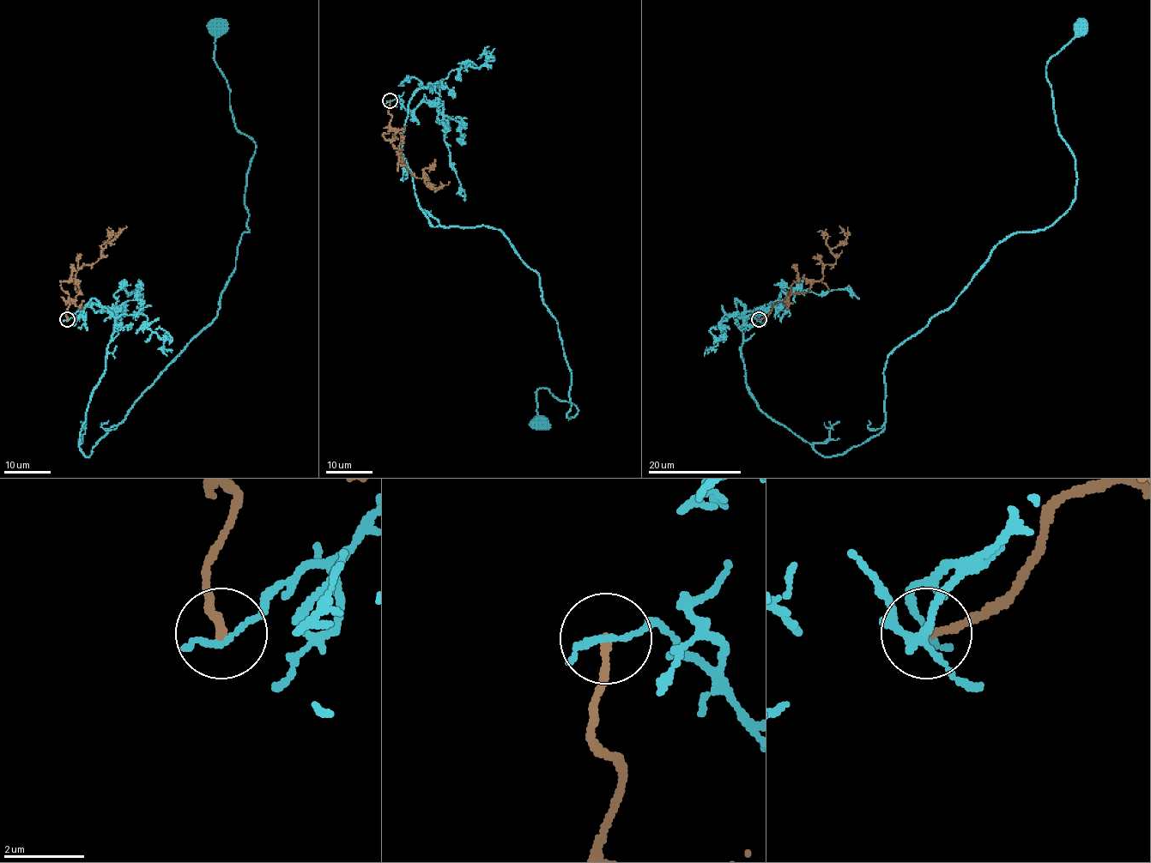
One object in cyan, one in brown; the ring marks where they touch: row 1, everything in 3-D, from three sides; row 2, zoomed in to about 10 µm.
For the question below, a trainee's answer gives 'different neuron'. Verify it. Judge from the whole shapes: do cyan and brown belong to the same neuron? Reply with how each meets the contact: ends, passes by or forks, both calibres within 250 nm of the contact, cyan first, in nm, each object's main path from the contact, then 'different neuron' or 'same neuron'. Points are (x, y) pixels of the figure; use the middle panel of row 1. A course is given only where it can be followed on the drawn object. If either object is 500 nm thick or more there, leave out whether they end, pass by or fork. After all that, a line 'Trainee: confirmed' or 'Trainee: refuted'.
cyan passes by; brown ends; calibres 130 and 180 nm; course cyan (390, 101), (439, 89), (402, 147), (426, 217), (499, 229), (539, 277), (578, 408), (540, 388), (540, 424); course brown (390, 101), (390, 125), (400, 134), (398, 165), (418, 178), (425, 173), (438, 188), (448, 181); different neuron
Trainee: confirmed

